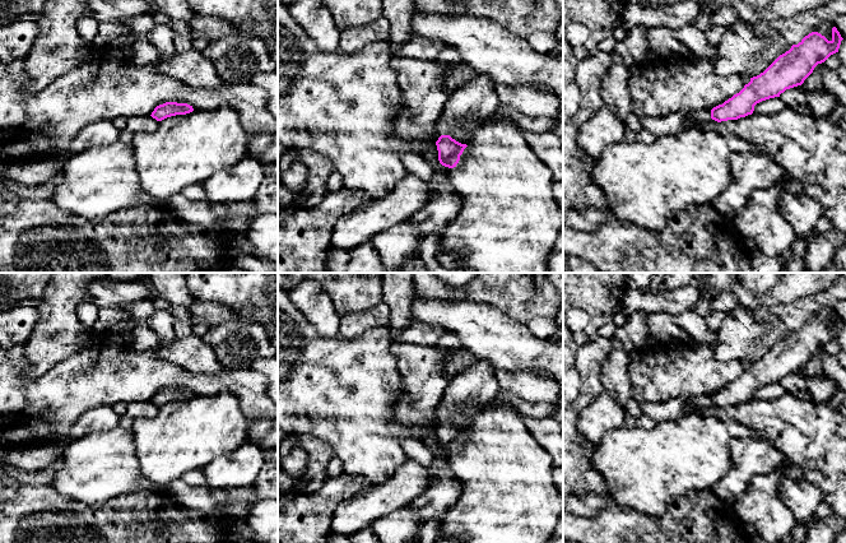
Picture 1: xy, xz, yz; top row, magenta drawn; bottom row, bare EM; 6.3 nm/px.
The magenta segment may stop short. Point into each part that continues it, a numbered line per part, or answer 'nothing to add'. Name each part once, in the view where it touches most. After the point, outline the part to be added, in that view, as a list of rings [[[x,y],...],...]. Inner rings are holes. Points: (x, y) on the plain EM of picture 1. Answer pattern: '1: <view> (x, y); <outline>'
1: xz (466, 393); [[[477,359],[474,365],[448,381],[438,407],[438,419],[469,418],[484,404],[494,402],[499,393],[496,371],[489,362]]]

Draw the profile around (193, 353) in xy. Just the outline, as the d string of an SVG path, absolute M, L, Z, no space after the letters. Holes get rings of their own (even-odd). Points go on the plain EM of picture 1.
M191 334L185 338L175 338L167 344L161 342L153 348L155 356L194 373L215 375L226 370L218 361L214 351L203 338Z

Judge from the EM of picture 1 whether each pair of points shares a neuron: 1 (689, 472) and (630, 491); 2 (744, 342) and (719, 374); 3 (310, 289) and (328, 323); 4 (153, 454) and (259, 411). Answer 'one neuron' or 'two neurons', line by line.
1: one neuron
2: two neurons
3: one neuron
4: two neurons

